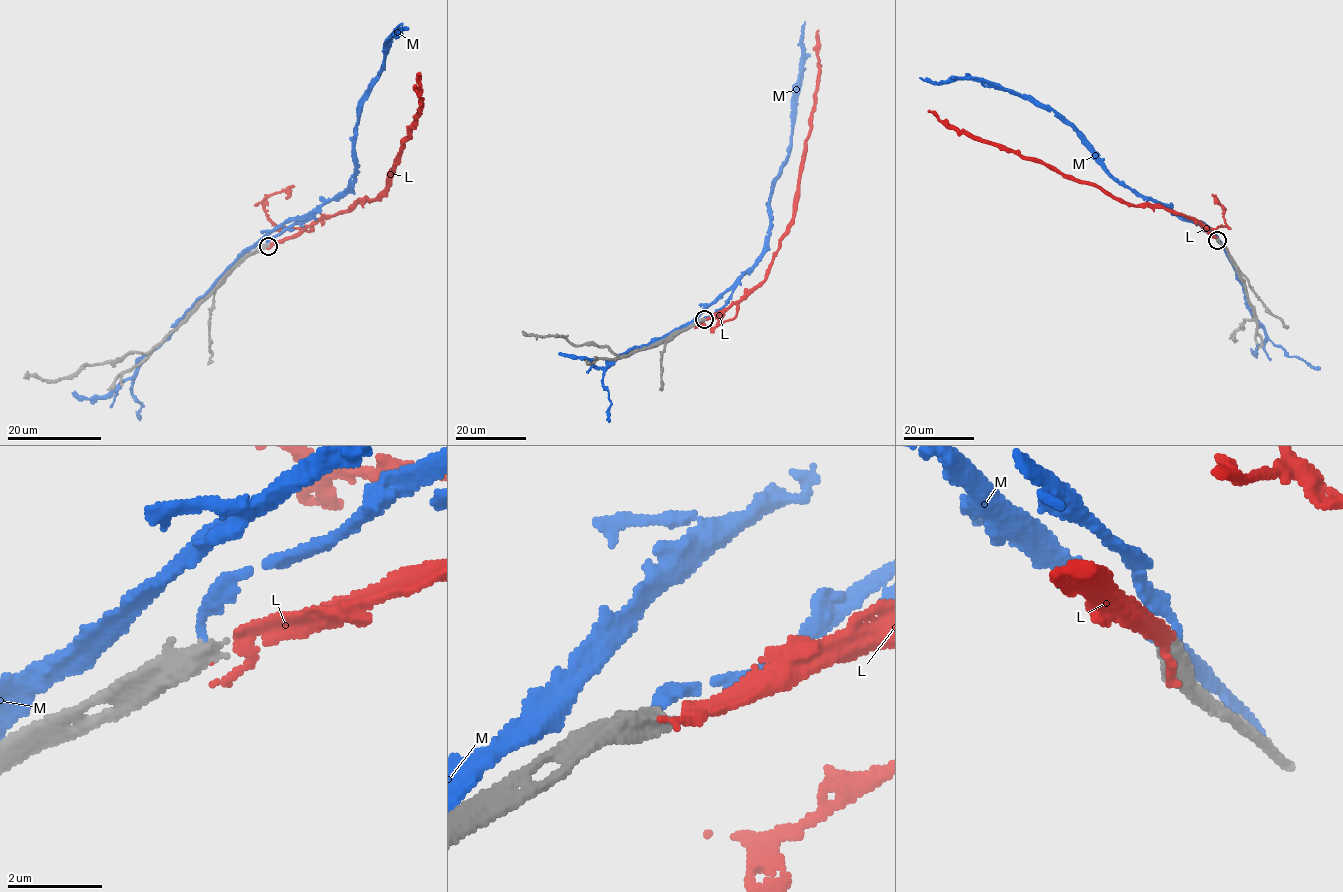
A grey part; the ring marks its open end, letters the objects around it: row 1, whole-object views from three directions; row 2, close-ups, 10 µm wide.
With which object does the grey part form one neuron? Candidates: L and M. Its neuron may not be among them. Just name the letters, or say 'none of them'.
L

